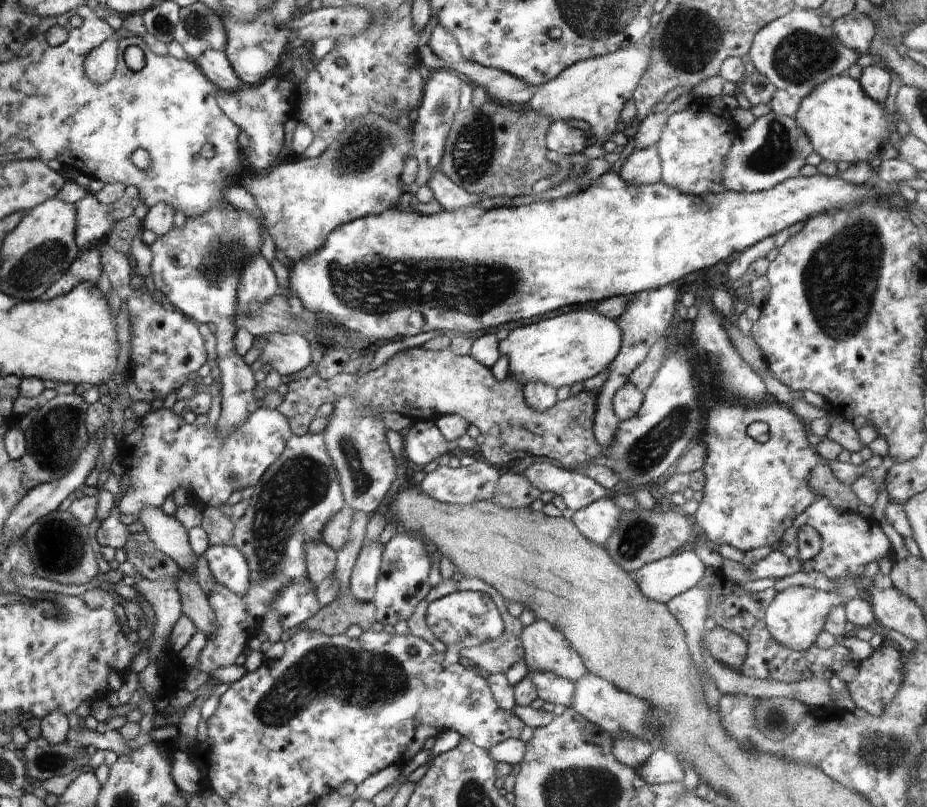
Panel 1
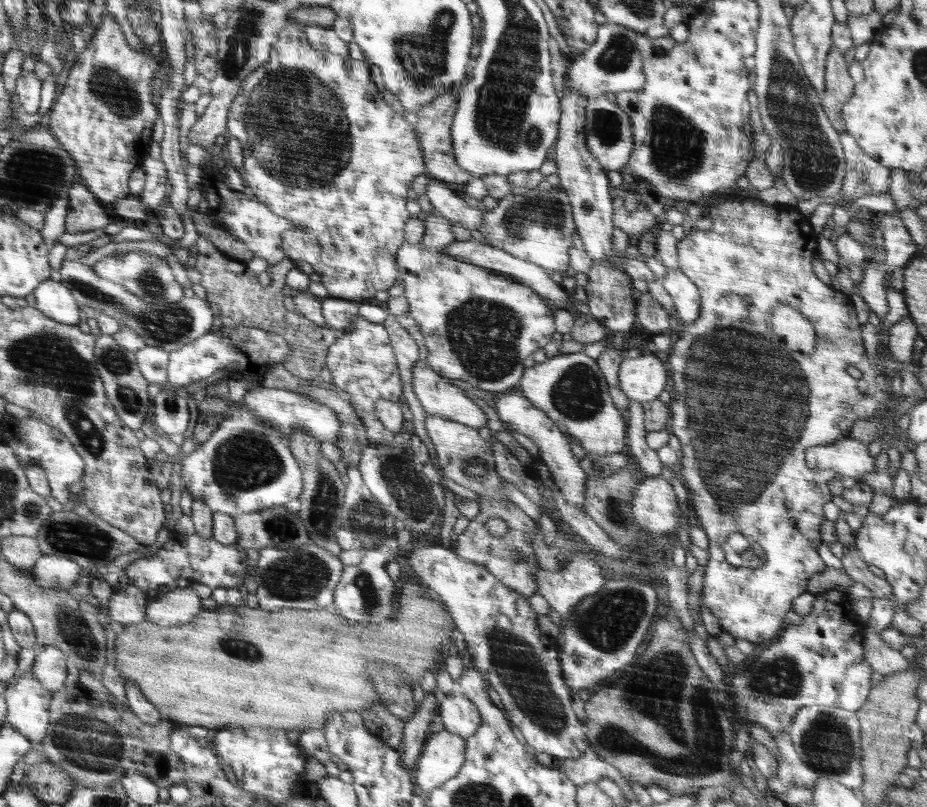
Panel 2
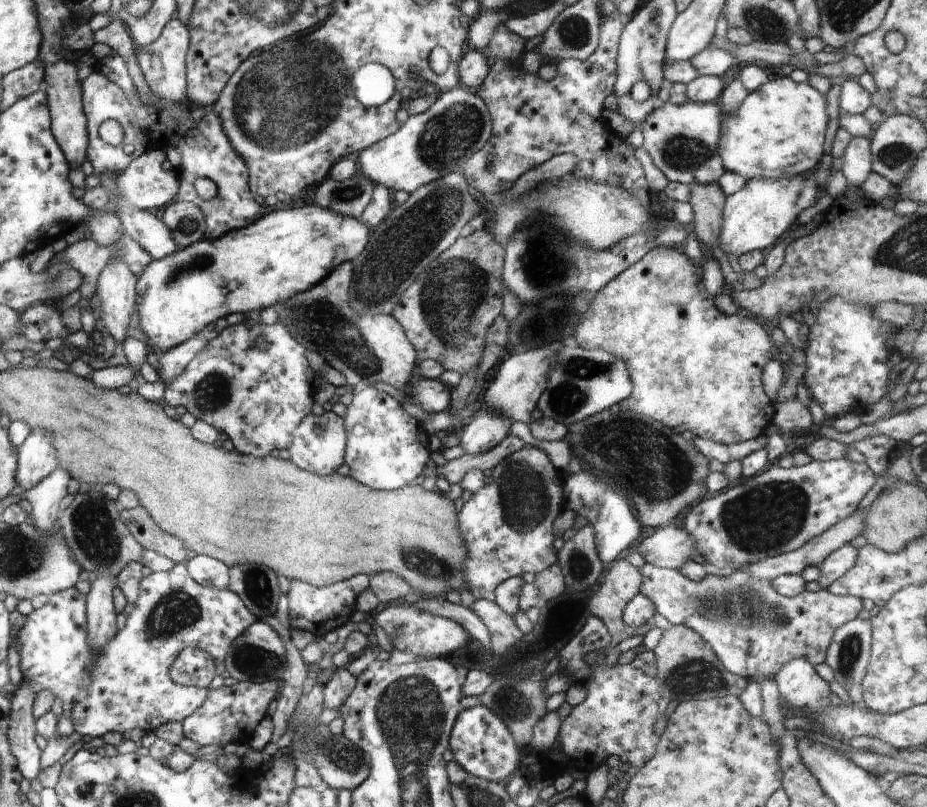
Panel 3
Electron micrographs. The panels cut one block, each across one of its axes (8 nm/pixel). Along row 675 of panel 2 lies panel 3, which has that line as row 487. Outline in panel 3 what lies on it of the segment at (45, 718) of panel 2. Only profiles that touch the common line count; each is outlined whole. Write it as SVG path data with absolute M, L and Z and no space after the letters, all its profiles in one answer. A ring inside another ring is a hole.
M42 428L31 430L18 450L16 484L24 491L36 487L58 467L50 432Z

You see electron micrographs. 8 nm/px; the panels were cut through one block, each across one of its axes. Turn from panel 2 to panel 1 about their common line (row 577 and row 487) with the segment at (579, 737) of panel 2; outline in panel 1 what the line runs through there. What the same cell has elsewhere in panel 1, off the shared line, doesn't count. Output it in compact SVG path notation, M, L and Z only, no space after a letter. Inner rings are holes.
M476 460L467 467L452 468L449 465L438 465L432 472L426 473L420 482L420 491L428 494L430 498L444 502L444 504L470 504L470 502L492 501L496 492L496 482L502 476L498 467L486 464L484 460Z

